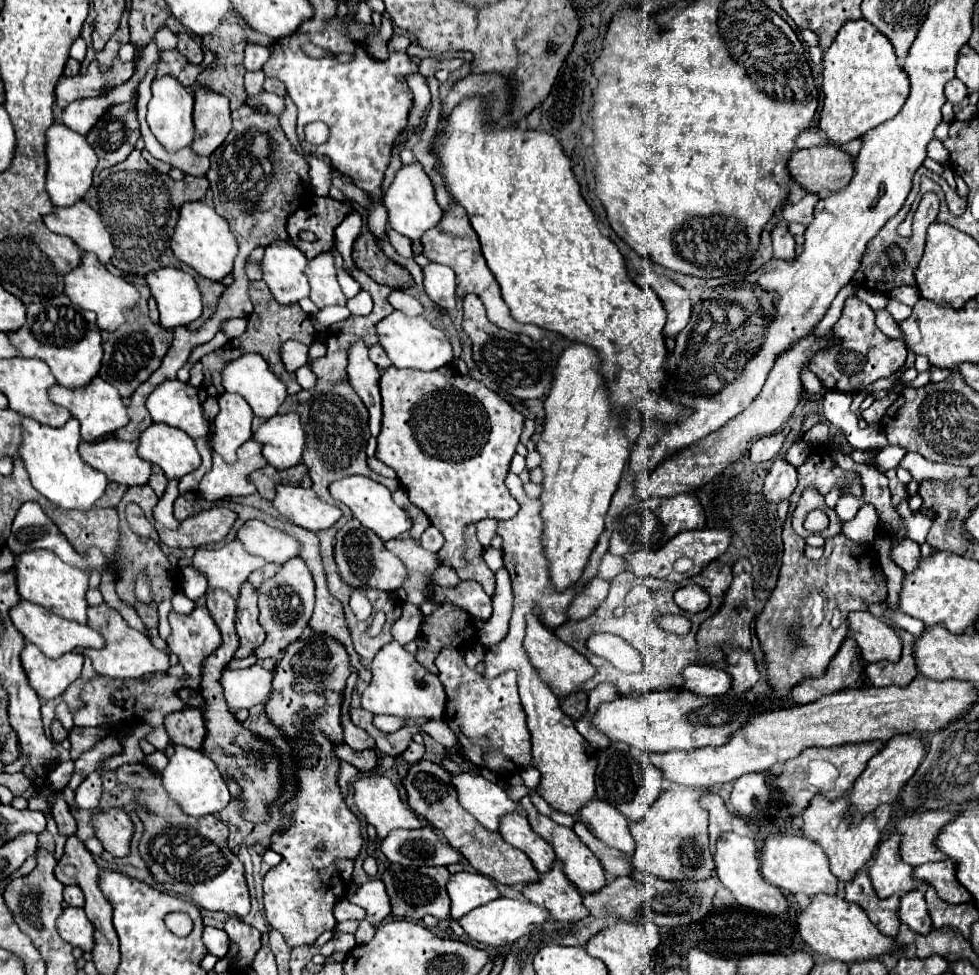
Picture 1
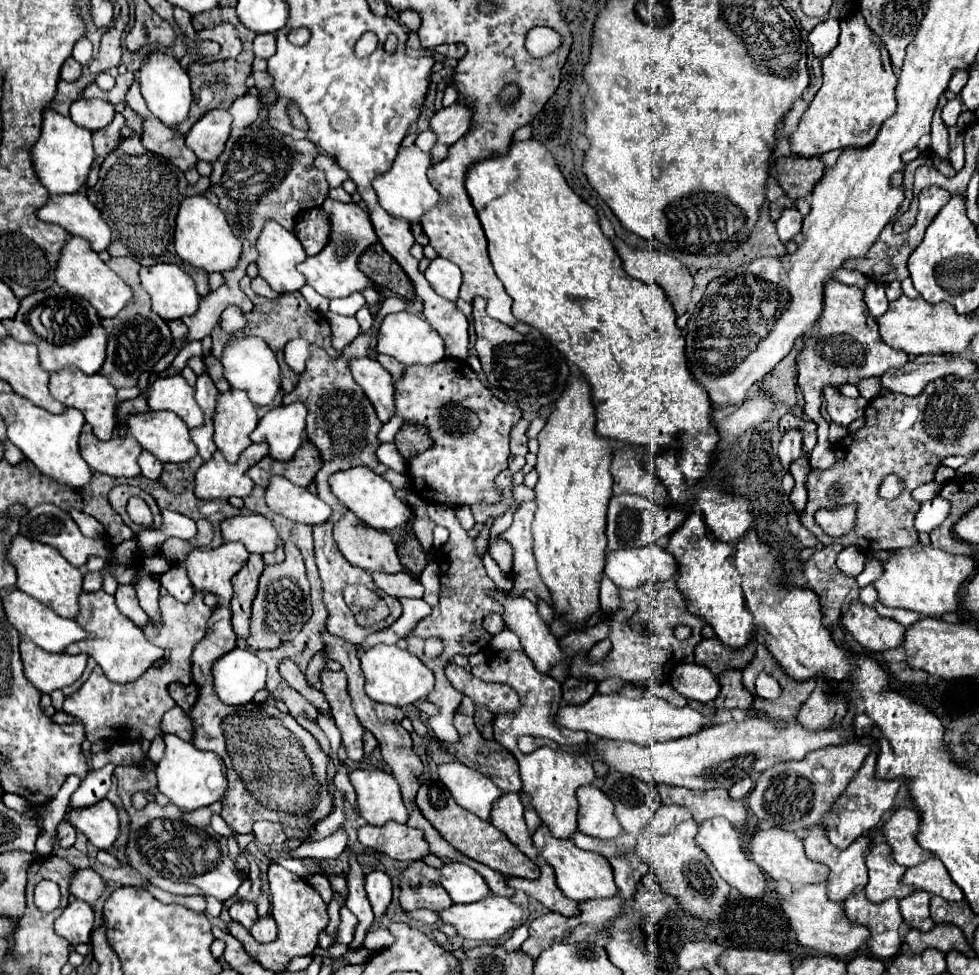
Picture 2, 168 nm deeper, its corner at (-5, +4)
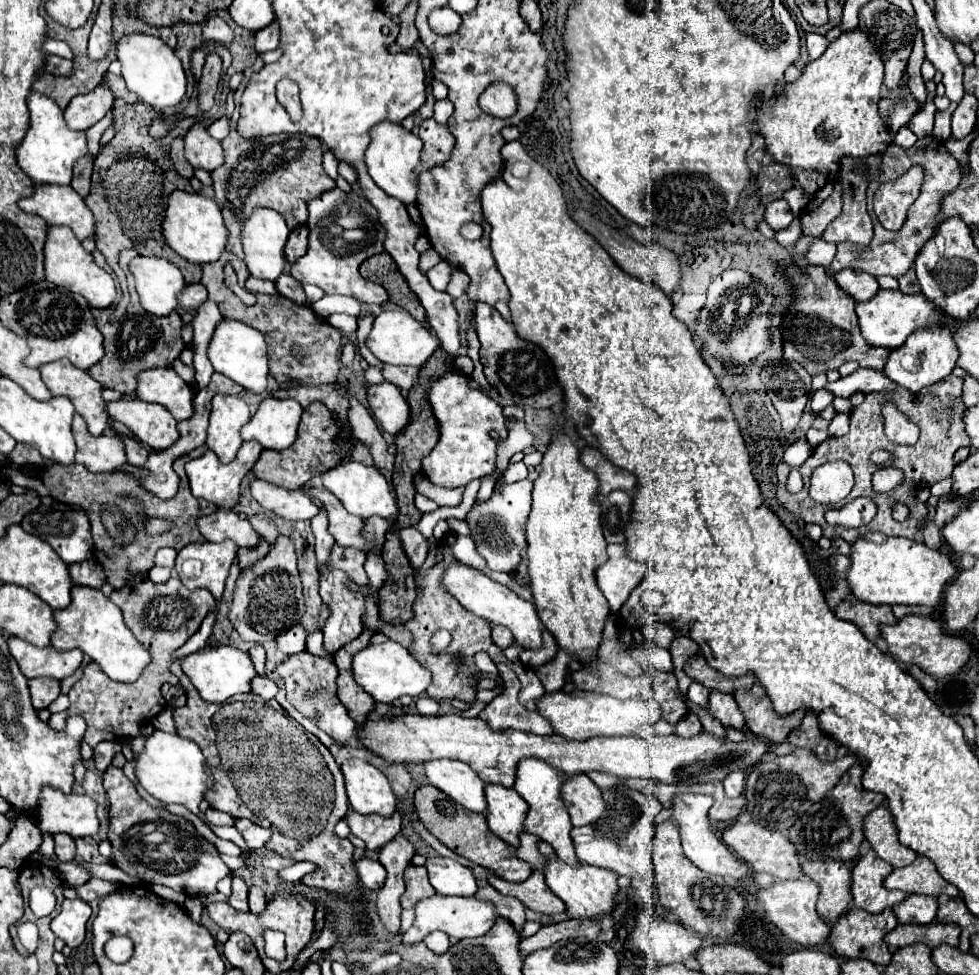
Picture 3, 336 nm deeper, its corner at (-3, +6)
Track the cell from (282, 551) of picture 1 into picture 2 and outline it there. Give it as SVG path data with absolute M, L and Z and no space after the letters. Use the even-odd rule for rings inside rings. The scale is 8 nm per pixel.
M254 513L224 519L220 523L220 531L226 541L242 541L250 553L260 555L274 551L280 539L272 521Z

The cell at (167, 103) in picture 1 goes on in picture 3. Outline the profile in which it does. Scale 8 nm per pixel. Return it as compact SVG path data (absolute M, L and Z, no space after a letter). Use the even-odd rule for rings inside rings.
M126 35L118 41L118 61L122 63L122 77L128 89L134 91L140 101L156 109L168 109L176 107L186 95L186 75L182 63L162 39L150 35Z

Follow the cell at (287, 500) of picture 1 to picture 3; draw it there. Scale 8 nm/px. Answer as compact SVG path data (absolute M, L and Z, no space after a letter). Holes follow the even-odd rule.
M254 479L250 483L250 489L252 489L254 499L264 509L276 513L282 519L290 519L290 521L312 519L320 511L320 507L312 503L312 499L306 495L304 489L290 491L264 479Z

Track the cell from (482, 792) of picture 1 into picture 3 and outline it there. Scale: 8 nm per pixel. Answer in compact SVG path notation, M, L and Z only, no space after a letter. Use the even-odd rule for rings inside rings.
M436 759L426 763L426 777L430 785L444 791L456 803L470 811L486 811L486 783L470 769L470 765L454 759Z

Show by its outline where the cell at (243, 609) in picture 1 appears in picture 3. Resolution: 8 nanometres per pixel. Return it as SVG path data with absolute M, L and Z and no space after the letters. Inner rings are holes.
M264 539L254 549L238 549L238 567L240 567L240 571L250 569L258 559L262 559L266 555L268 555L268 543Z

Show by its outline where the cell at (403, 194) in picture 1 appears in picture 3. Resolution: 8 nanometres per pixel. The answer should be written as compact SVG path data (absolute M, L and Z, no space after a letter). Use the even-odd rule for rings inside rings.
M384 121L382 125L376 125L370 131L370 147L366 149L366 167L372 177L372 181L390 197L400 199L404 205L414 205L418 195L418 173L416 167L420 163L422 153L422 141L420 137L408 133L402 129L402 125L394 125Z

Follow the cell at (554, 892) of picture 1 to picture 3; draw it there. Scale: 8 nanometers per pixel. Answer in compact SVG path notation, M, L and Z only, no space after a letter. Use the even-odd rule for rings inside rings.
M536 869L522 883L510 883L510 881L498 877L498 875L490 875L490 885L494 889L498 889L502 895L512 895L512 897L520 899L532 911L546 913L546 915L556 915L556 913L566 911L564 901L560 897L556 897L550 891L550 887L546 885L542 869Z

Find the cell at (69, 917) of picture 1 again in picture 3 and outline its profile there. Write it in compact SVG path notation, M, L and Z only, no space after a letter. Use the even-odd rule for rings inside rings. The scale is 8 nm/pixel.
M64 899L60 913L52 919L50 929L56 937L60 937L68 947L76 949L82 945L86 937L86 923L92 915L92 909L88 903L80 899Z

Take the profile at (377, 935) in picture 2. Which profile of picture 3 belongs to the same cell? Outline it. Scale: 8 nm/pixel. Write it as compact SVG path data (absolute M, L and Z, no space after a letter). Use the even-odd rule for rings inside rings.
M434 895L432 899L422 899L416 905L416 921L414 925L402 933L404 943L416 943L422 941L432 931L444 931L454 939L466 939L466 937L482 937L486 935L494 923L496 923L496 905L492 901L482 901L476 897L444 897Z

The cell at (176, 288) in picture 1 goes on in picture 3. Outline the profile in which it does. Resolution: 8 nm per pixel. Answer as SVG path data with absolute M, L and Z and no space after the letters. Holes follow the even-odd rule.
M136 257L130 261L130 271L136 279L140 303L148 313L158 317L178 309L178 295L186 287L176 265L158 257Z

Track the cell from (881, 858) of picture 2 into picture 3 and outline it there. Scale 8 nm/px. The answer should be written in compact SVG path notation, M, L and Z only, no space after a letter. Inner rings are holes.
M872 849L858 859L856 867L852 869L852 895L858 909L880 913L906 897L902 891L888 891L884 887L884 879L892 873L892 869L894 867L882 861Z

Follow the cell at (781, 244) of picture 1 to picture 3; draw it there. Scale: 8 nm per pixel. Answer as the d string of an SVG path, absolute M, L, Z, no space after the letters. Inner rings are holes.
M778 199L778 201L766 205L764 221L766 221L774 231L786 229L786 227L792 223L792 219L794 219L794 215L792 215L790 205L786 203L786 199Z

